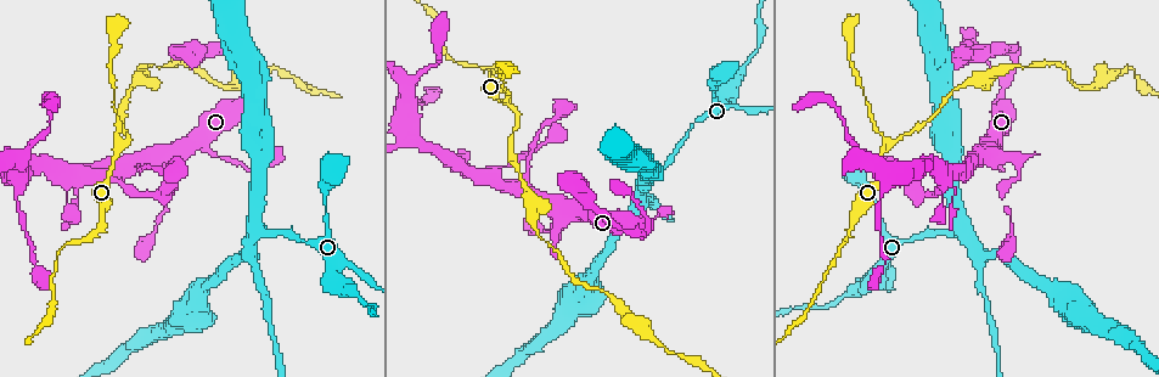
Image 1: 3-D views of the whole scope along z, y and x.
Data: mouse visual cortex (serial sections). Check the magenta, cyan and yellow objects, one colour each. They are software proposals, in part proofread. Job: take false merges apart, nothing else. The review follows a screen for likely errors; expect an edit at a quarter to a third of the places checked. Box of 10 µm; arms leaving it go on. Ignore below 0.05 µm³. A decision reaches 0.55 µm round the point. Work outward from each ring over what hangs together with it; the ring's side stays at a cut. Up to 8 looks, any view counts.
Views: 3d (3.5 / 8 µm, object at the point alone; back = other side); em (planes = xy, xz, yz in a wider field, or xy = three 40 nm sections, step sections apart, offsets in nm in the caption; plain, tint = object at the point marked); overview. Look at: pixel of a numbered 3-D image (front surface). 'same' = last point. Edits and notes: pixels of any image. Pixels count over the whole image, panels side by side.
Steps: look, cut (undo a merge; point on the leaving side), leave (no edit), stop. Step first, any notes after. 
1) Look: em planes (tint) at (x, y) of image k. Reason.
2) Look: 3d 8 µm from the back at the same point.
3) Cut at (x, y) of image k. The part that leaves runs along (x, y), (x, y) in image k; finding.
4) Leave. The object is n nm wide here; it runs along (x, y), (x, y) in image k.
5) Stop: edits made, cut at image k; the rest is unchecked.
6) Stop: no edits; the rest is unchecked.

Look: 3d 3.5 µm at (247, 256) of image 1. Abrupt turn.

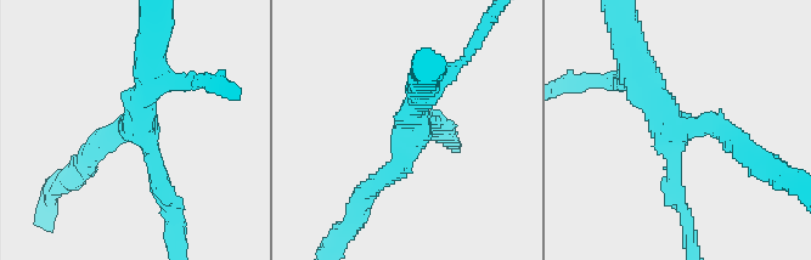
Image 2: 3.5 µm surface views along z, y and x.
Look: em xy step 3 (tint) at (673, 130) of image 2.

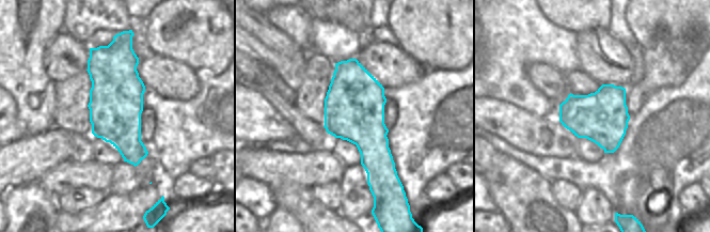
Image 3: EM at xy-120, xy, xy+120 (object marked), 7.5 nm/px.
Look: em xy step 1 (tint) at the same point.

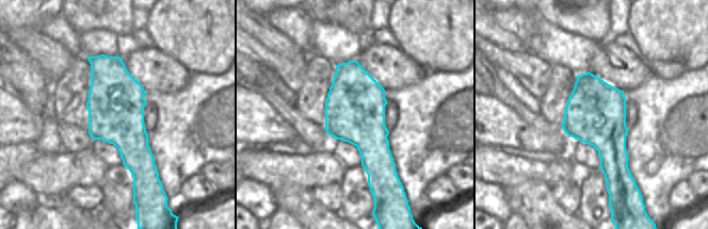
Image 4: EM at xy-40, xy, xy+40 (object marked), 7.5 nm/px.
Leave. The arms are 200, 250, 350 nm wide; it runs along (440, 77), (373, 185) in image 2; one cell here.

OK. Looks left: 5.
Look: 3d 3.5 µm at (499, 171) of image 1. Calibre changes.

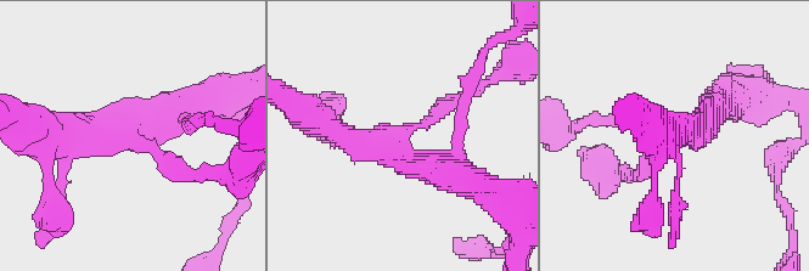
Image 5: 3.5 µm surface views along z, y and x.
Look: em xy step 3 (tint) at (406, 130) of image 5. 3 arms meet here; the arms are 200, 300, 400 nm wide.

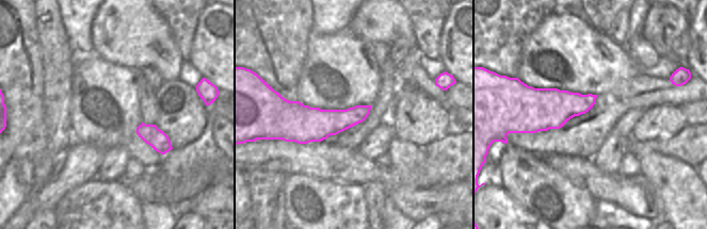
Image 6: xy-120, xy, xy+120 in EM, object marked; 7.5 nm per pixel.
Leave. It runs along (712, 109), (634, 174) in image 5; continuous, no second cell.

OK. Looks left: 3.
Look: 3d 8 µm at (22, 186) of image 1.

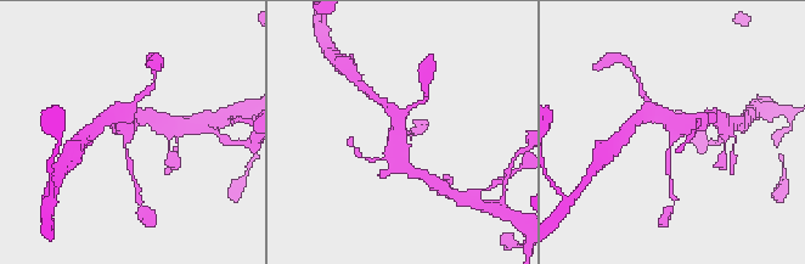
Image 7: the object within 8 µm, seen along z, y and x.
Look: 3d 3.5 µm at the same point.

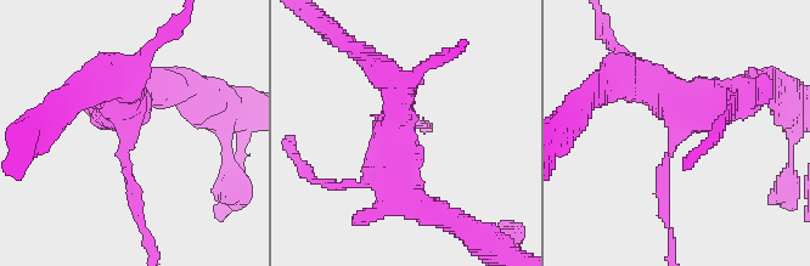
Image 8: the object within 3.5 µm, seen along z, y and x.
Look: em xy step 5 (tint) at (130, 130) of image 8. 3 arms meet here; the arms are 150, 400, 400 nm wide; need the tissue.

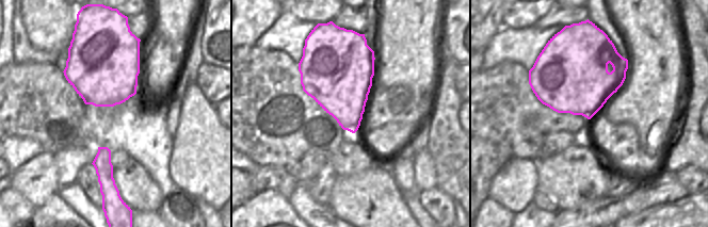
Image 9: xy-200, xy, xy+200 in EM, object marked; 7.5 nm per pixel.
Leave. It runs along (753, 88), (687, 106), (625, 61) in image 8; continuous, no second cell.

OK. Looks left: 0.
Stop: no edits; the rest is unchecked.

